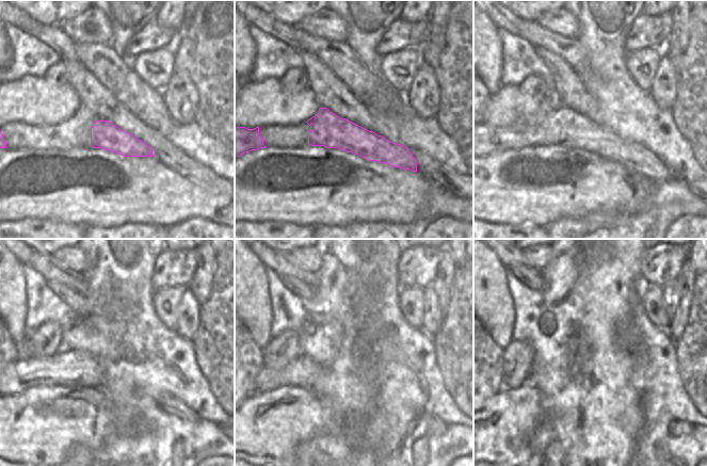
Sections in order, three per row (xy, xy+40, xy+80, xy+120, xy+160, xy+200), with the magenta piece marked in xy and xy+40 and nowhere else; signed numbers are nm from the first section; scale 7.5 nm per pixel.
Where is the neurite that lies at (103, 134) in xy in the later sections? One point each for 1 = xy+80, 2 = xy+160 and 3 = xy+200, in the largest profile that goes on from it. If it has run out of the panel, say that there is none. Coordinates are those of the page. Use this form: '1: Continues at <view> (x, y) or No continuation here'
1: Continues at xy+80 (564, 127)
2: Continues at xy+160 (302, 371)
3: Continues at xy+200 (676, 428).

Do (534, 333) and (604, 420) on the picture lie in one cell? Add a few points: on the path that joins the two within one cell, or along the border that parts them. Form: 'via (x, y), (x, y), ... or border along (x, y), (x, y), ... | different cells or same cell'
border along (581, 371), (589, 390), (580, 420) | different cells

